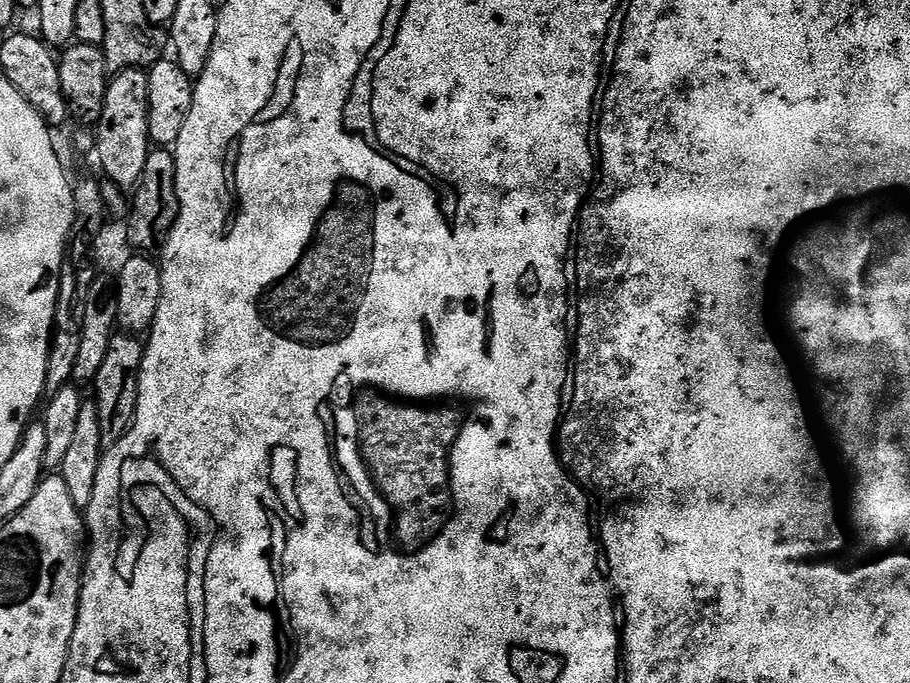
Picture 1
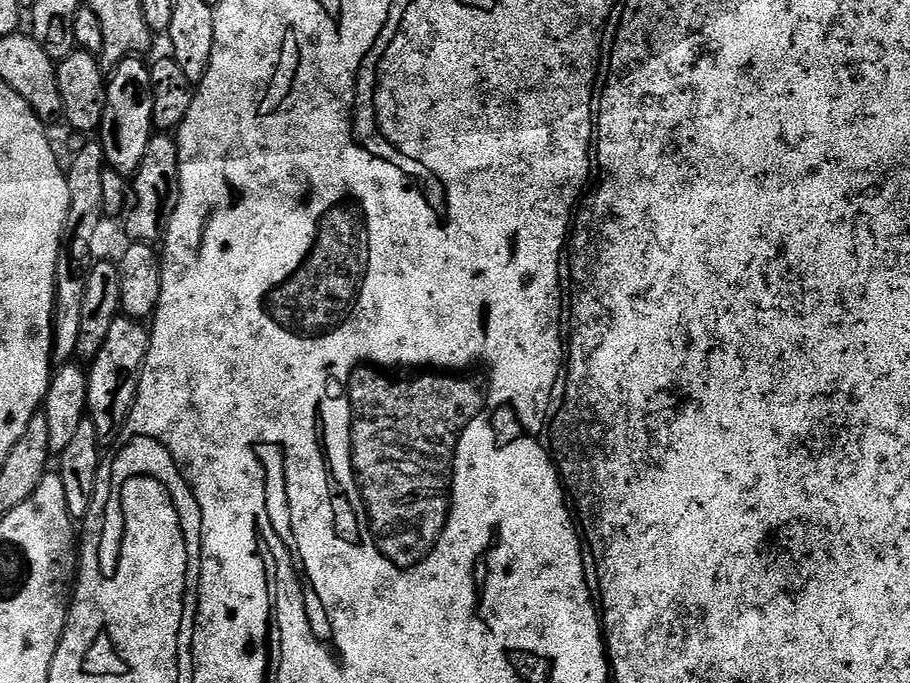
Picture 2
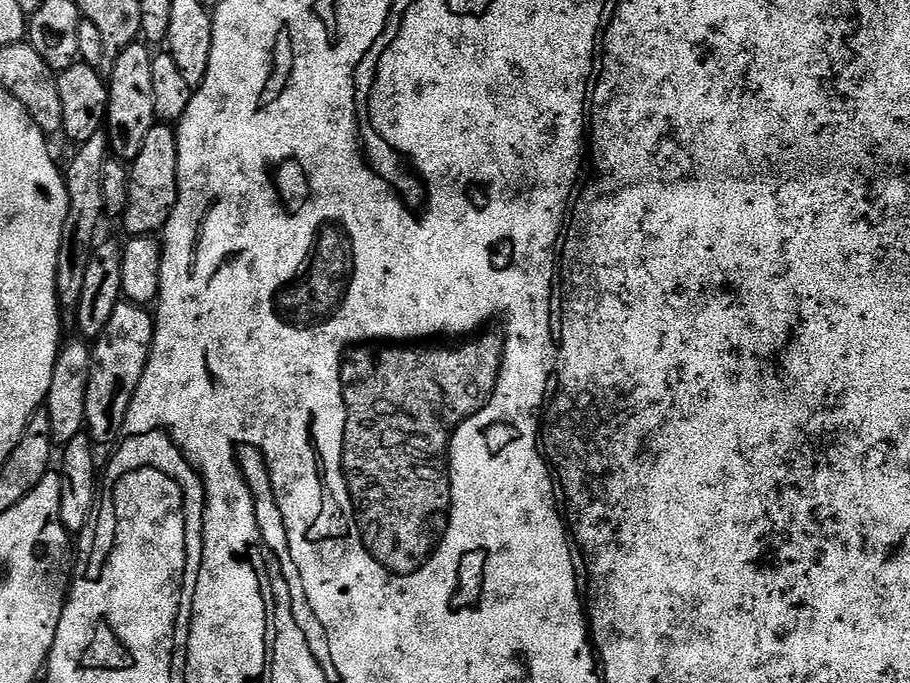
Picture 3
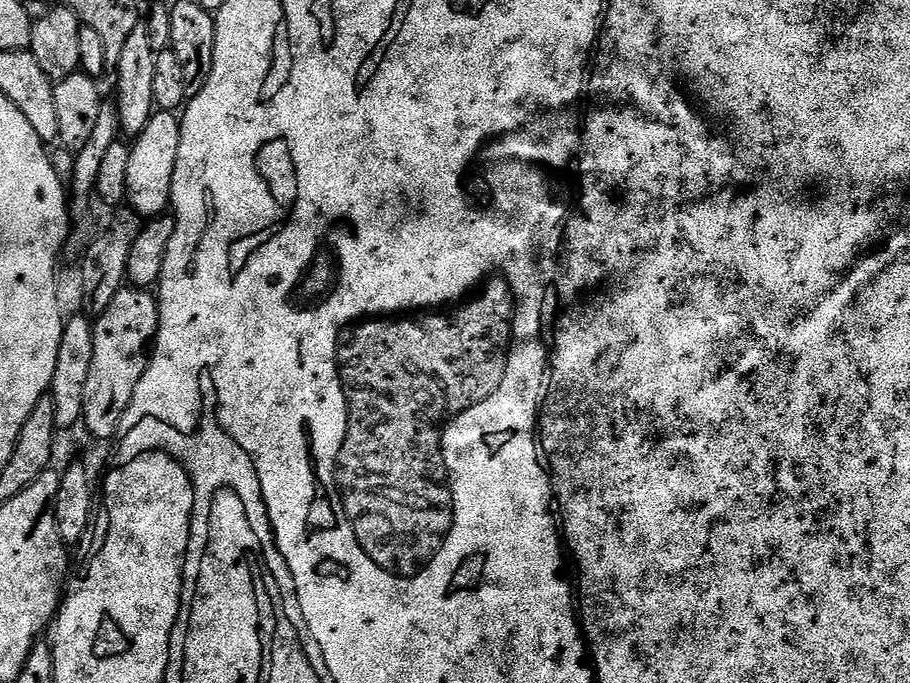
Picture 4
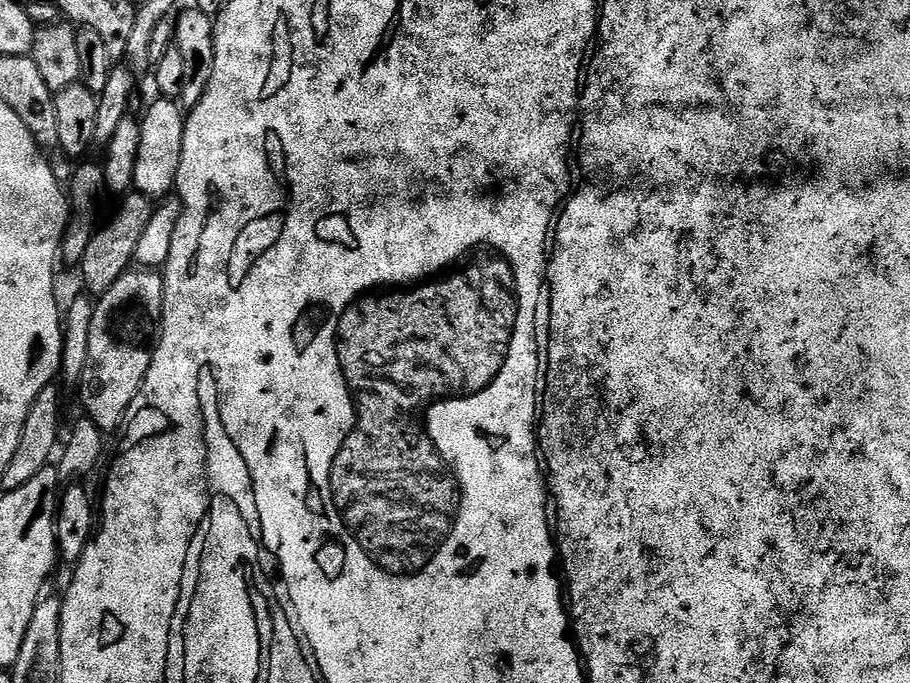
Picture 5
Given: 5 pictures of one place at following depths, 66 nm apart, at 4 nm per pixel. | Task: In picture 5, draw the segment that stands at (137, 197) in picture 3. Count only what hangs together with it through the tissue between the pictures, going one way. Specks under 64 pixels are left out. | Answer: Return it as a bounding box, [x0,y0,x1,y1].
[133,98,185,202]

